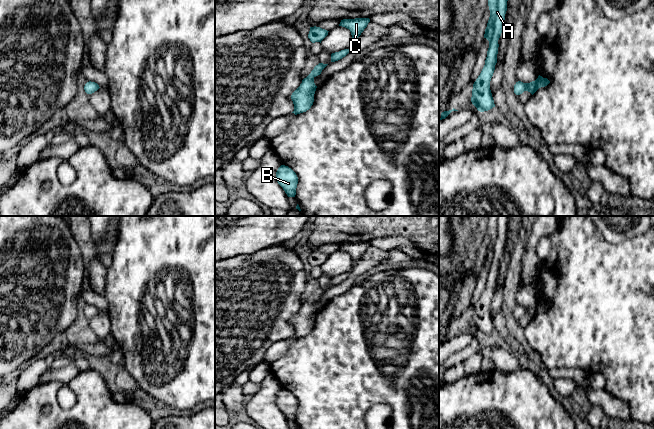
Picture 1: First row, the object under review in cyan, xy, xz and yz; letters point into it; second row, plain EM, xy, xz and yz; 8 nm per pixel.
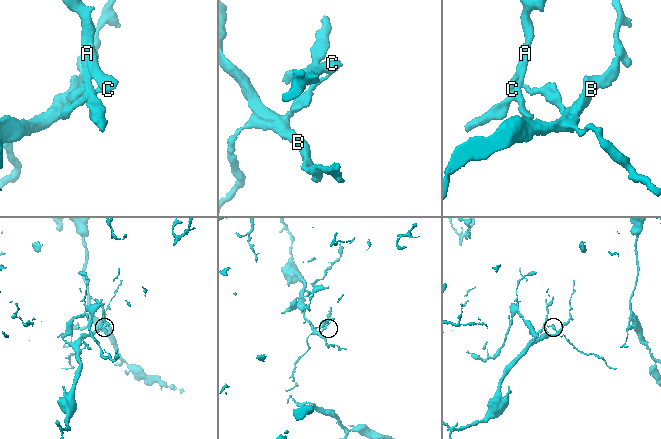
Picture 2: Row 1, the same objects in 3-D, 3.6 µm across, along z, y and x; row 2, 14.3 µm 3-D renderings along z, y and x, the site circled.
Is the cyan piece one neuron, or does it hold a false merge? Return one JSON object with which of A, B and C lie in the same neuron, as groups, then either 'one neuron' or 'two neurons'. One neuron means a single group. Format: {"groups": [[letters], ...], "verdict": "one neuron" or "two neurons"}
{"groups": [["A", "C"], ["B"]], "verdict": "two neurons"}

